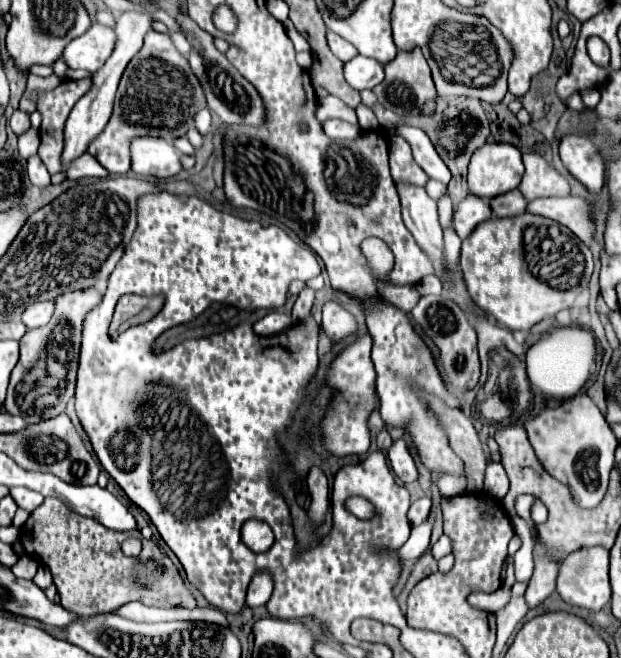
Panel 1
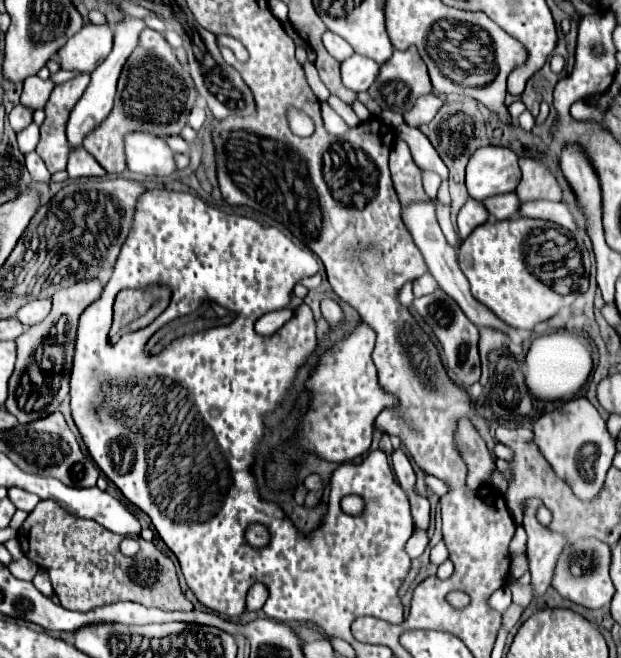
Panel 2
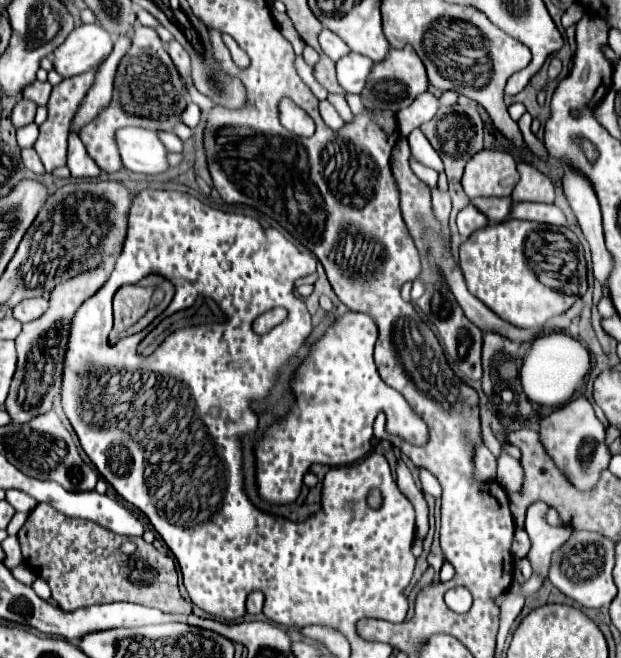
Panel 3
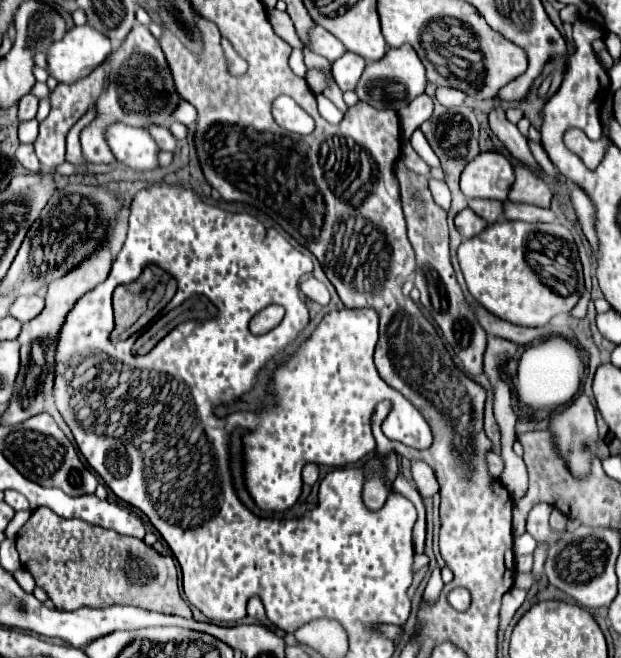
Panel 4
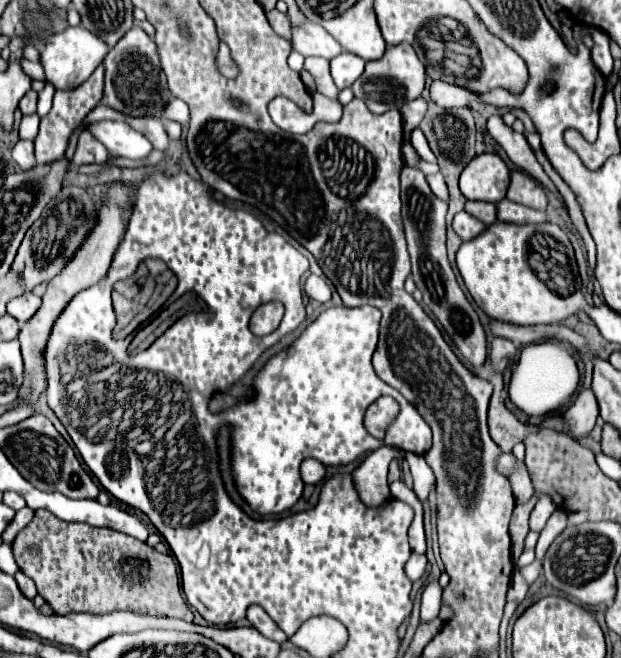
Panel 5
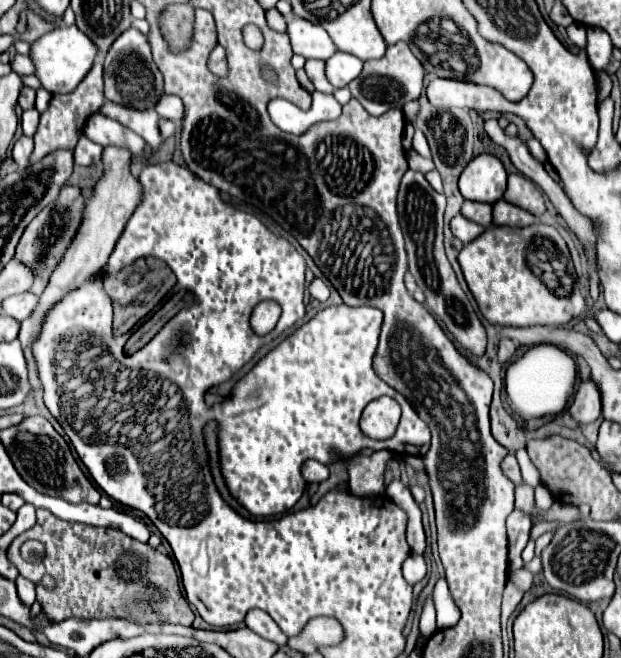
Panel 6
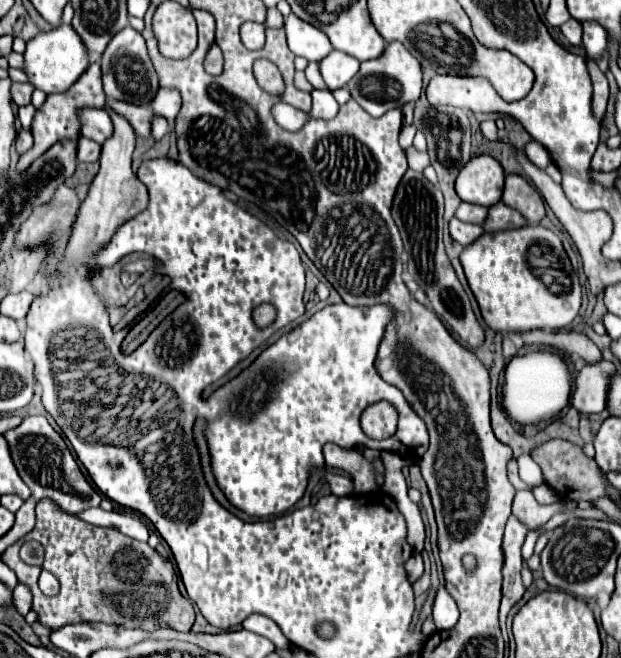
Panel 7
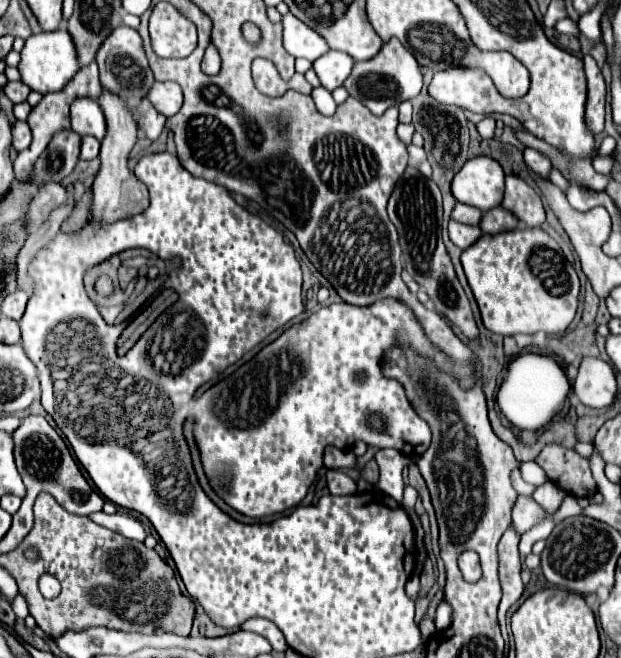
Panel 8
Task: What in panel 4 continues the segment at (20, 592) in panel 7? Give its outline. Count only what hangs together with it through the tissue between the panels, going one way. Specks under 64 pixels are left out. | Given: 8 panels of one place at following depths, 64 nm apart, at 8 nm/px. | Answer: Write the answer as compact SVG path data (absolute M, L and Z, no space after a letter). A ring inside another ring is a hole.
M18 568L16 572L14 572L14 578L16 578L16 582L22 586L22 590L26 590L26 592L34 592L34 588L36 588L36 584L34 584L34 578L32 578L32 574L28 574L28 572L24 572L24 568Z

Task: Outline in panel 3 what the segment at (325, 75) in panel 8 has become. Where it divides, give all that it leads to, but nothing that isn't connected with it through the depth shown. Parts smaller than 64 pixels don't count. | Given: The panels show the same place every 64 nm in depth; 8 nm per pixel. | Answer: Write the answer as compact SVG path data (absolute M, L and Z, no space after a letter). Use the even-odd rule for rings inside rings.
M354 52L340 58L336 62L336 76L338 76L340 86L350 94L360 94L372 70L372 64L374 64L372 60L368 60L362 54L354 54Z

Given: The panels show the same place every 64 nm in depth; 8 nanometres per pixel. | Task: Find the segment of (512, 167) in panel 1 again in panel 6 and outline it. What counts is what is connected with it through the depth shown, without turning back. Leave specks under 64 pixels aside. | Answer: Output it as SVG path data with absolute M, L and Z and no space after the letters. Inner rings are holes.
M480 154L468 162L460 174L458 188L466 200L494 204L506 190L506 170L492 154Z

